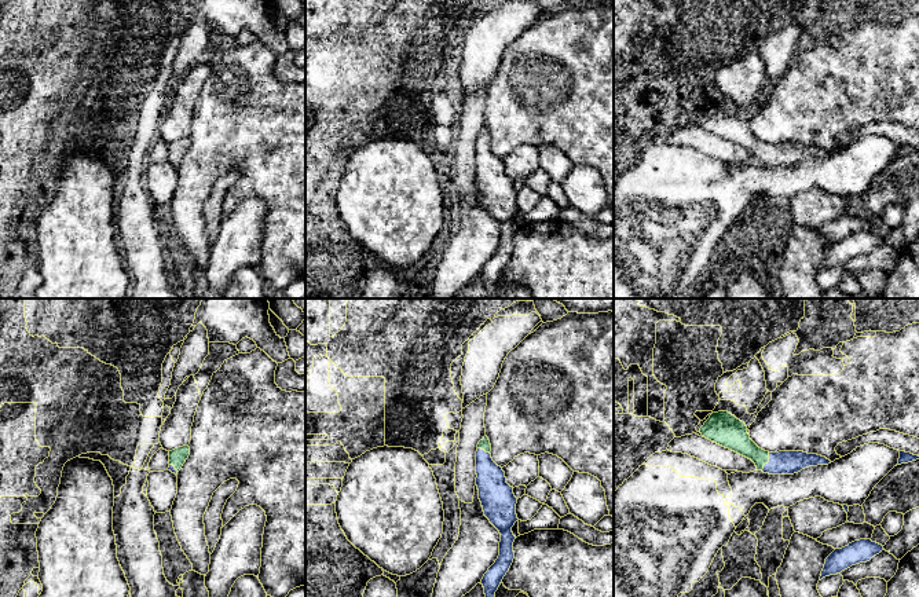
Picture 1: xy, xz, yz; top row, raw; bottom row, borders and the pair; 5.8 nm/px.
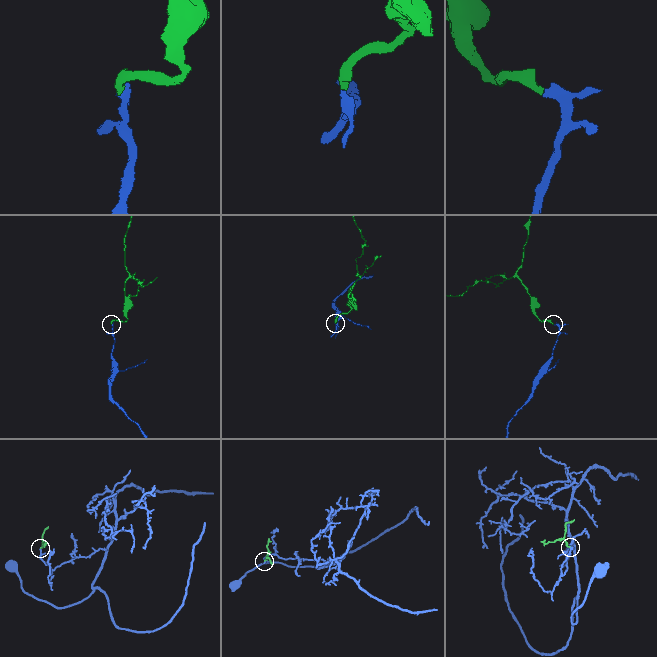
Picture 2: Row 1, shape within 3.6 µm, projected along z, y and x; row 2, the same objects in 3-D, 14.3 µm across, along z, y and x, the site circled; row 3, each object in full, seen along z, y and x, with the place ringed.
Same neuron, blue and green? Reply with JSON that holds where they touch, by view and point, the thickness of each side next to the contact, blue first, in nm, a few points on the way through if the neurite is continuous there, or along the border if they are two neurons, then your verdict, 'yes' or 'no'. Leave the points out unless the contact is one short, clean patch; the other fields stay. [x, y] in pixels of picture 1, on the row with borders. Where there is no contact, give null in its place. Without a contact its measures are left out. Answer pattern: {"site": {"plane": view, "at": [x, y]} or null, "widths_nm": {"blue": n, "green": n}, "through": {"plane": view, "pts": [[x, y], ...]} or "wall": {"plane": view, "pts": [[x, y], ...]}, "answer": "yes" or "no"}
{"site": {"plane": "yz", "at": [769, 461]}, "widths_nm": {"blue": 140, "green": 150}, "through": {"plane": "yz", "pts": [[784, 462], [769, 461], [762, 460], [735, 436]]}, "answer": "yes"}

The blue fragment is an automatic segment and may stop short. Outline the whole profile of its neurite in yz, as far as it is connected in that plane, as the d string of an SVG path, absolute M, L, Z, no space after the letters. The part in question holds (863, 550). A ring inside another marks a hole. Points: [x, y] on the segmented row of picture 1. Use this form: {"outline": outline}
{"outline": "M871 539L854 541L842 549L835 549L825 558L820 580L825 576L841 574L852 565L867 563L882 550L885 550L883 546Z"}

